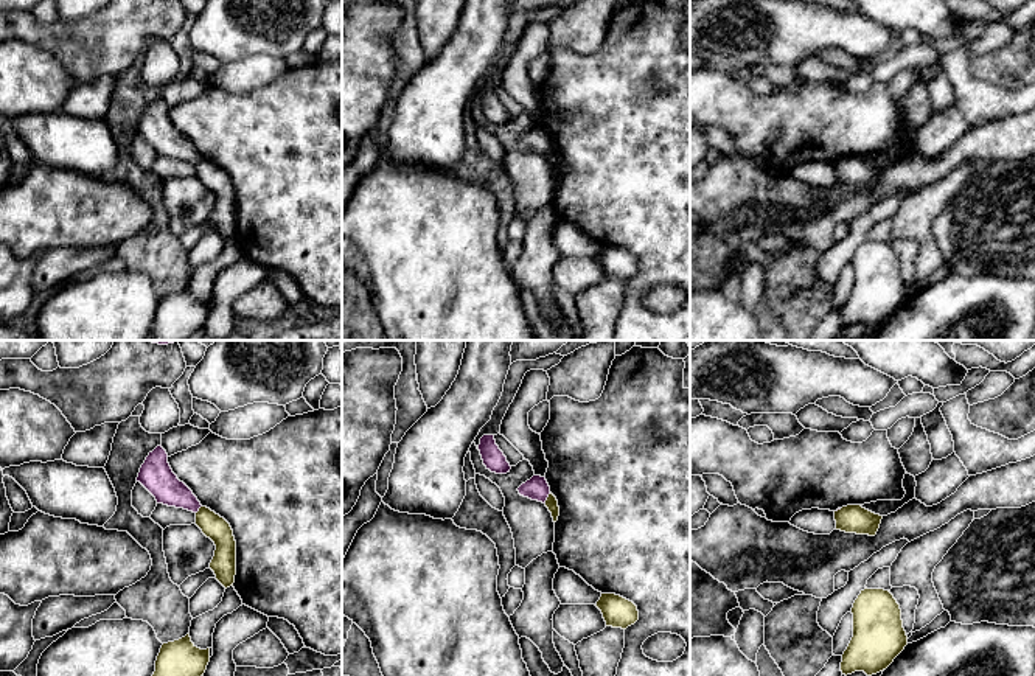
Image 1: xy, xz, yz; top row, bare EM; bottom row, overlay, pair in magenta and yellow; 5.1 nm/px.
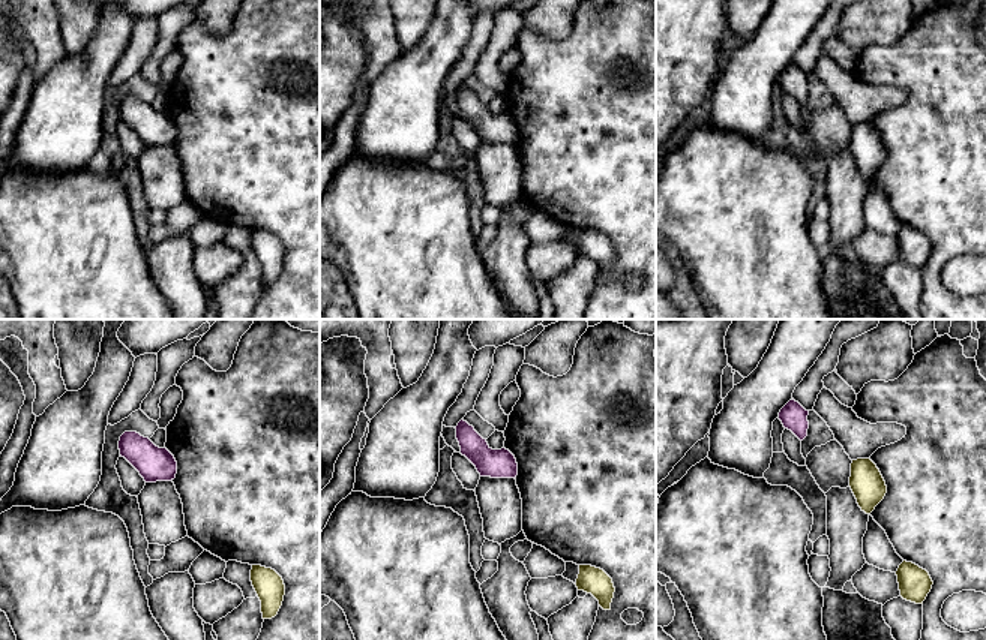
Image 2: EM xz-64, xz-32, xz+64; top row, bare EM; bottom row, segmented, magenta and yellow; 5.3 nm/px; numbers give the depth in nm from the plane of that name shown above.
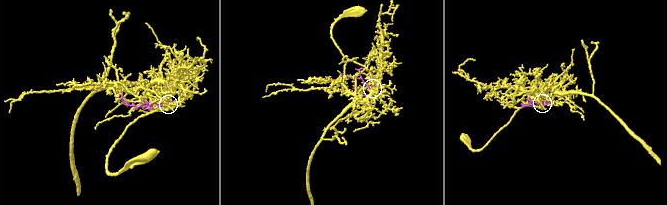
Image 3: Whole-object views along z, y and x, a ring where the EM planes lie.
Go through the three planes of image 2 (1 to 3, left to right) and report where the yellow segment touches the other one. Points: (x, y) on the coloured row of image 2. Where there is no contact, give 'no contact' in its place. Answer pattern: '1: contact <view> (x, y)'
1: no contact
2: no contact
3: no contact

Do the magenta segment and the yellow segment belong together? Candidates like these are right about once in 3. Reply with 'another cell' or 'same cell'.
another cell

